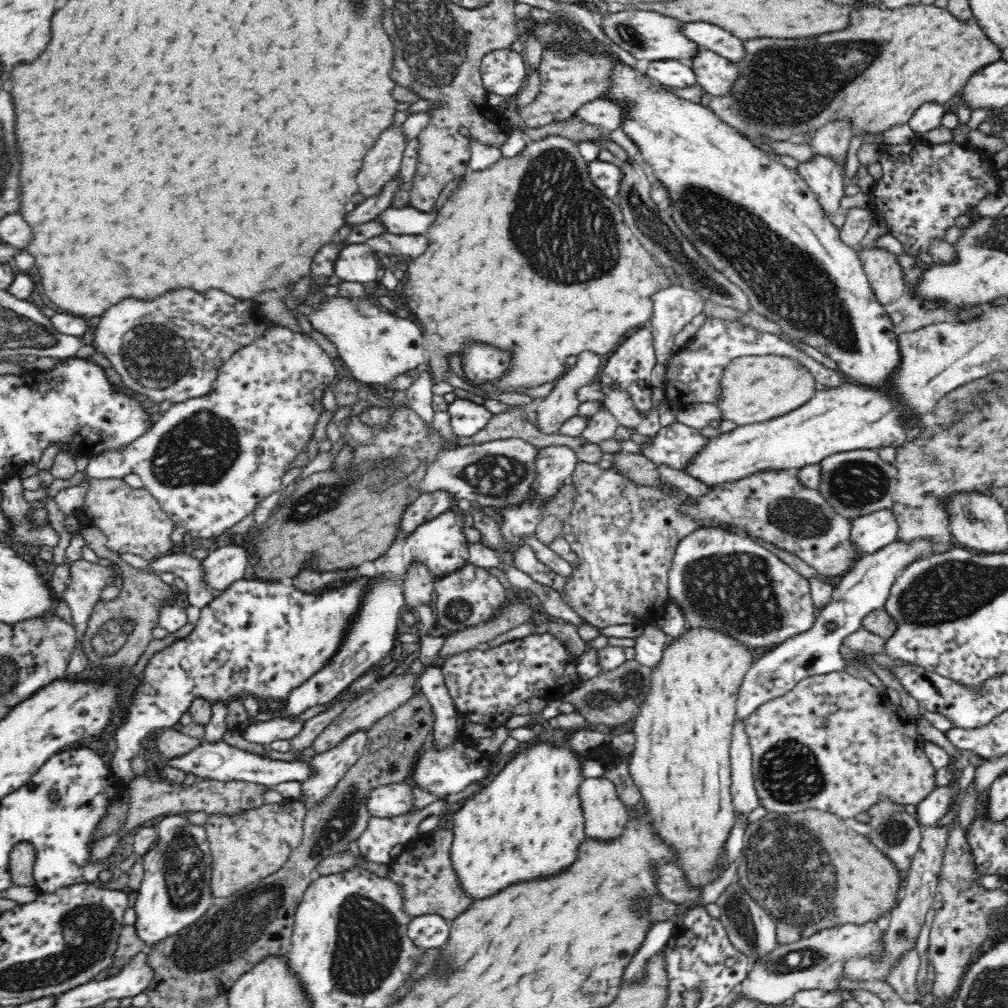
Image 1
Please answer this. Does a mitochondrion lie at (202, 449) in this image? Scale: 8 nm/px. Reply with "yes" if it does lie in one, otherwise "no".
yes

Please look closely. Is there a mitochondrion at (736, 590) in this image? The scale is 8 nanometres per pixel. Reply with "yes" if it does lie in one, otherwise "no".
yes

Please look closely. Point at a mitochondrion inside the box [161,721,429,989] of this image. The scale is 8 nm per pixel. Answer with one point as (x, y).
(200, 949)

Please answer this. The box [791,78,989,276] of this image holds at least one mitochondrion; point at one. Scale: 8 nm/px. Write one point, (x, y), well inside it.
(947, 190)

